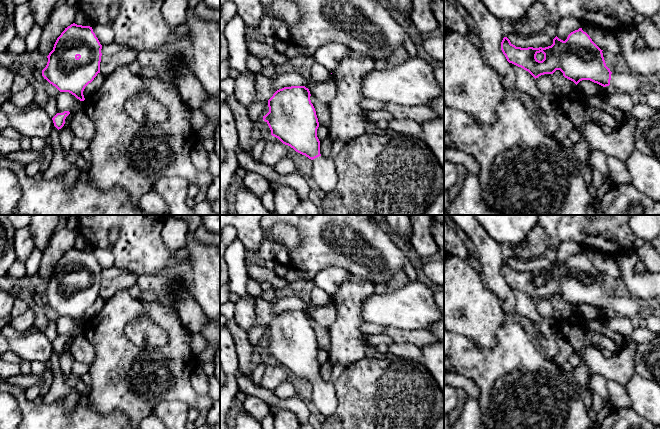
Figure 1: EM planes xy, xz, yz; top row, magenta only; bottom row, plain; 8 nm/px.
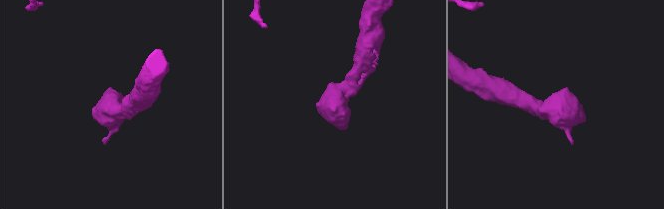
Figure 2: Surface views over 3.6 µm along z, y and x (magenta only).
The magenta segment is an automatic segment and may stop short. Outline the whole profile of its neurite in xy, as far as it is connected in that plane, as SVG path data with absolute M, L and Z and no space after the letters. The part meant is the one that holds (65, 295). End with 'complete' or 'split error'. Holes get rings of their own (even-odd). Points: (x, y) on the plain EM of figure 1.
M71 248L57 262L53 274L47 280L48 286L42 294L42 300L60 316L69 316L80 325L84 325L83 315L100 297L101 273L92 251Z; complete

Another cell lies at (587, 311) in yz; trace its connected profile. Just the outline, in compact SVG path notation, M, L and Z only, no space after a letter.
M582 304L577 308L577 311L585 319L600 319L604 317L604 311L590 304Z

